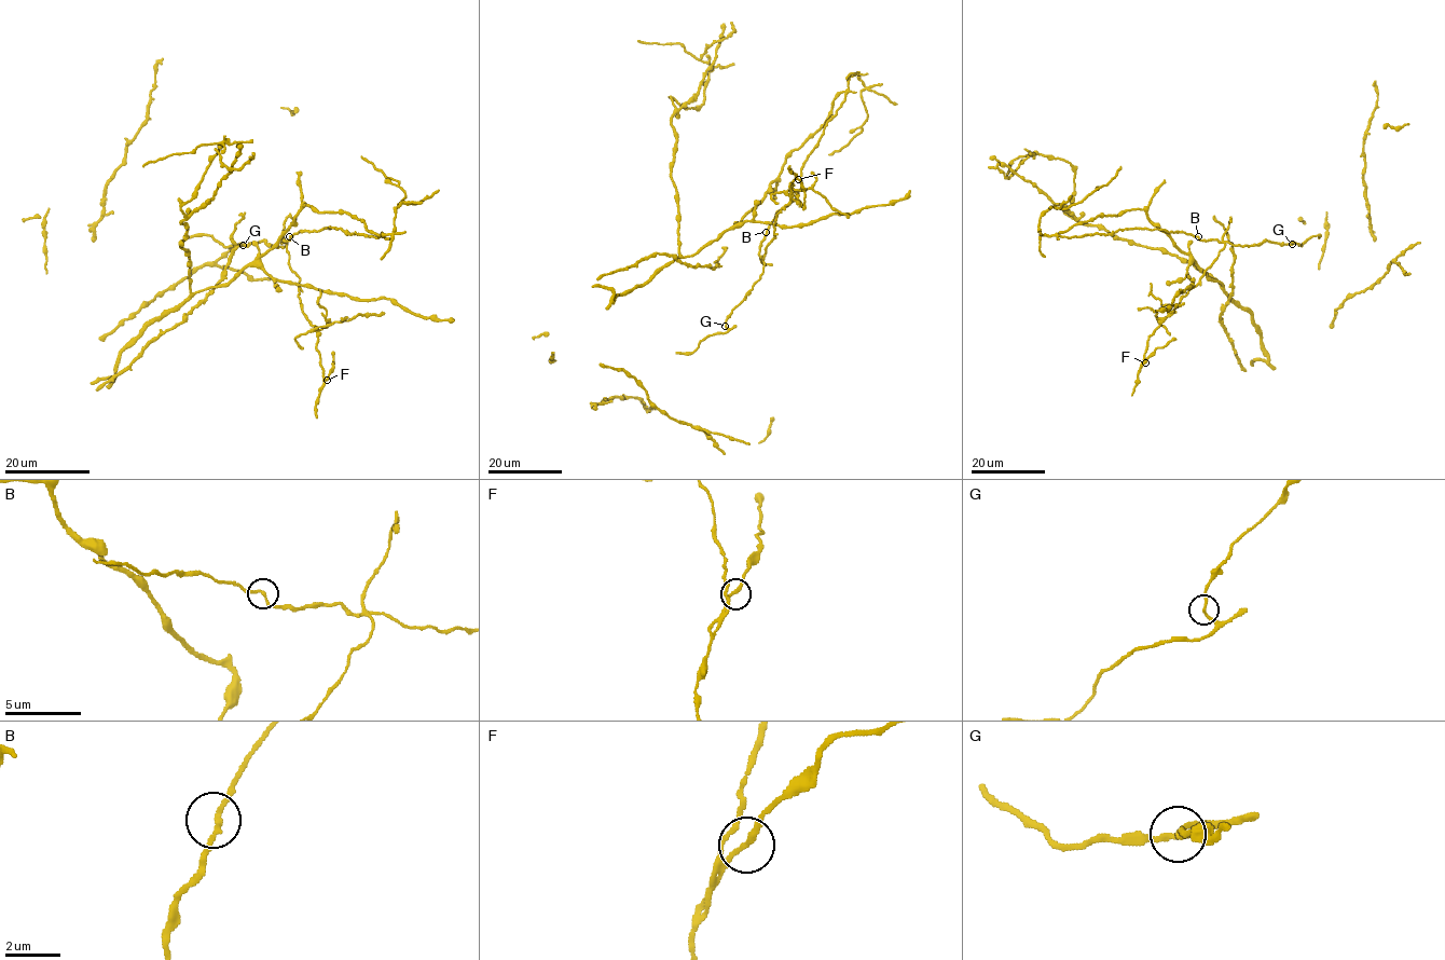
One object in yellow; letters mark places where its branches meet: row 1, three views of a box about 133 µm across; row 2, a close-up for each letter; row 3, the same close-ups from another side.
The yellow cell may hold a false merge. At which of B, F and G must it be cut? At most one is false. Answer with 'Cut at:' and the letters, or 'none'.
Cut at: G

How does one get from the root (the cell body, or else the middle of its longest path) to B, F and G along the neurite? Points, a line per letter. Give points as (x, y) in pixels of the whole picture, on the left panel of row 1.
B: (366, 234), (346, 233), (341, 228), (329, 227), (299, 231), (289, 236)
F: (366, 234), (329, 227), (280, 241), (300, 279), (302, 311), (317, 328), (316, 348), (327, 380)
G: (366, 234), (329, 227), (299, 231), (280, 241), (287, 244), (284, 247), (263, 241), (243, 245)

